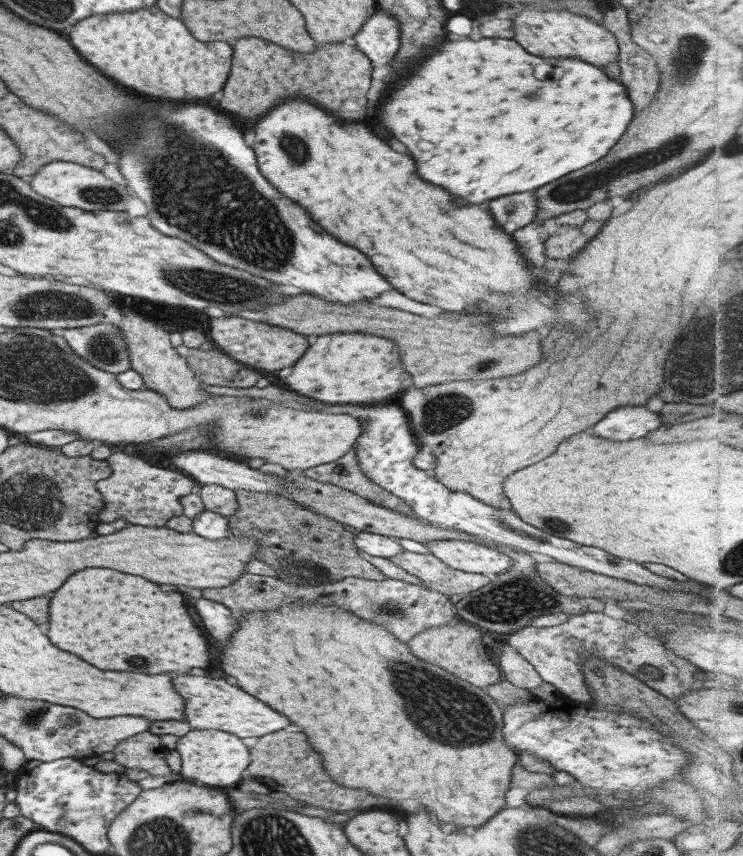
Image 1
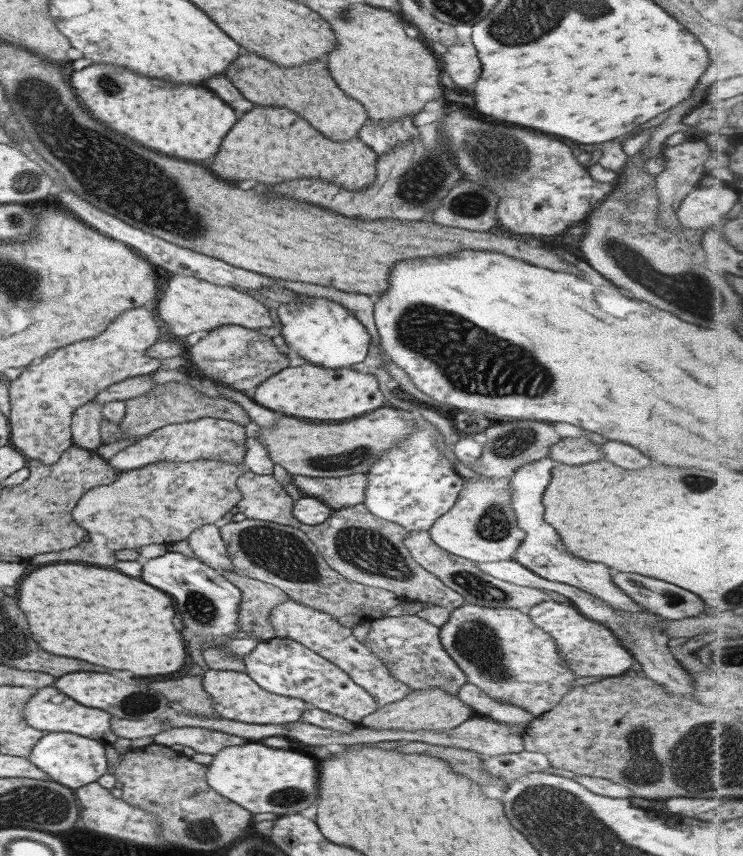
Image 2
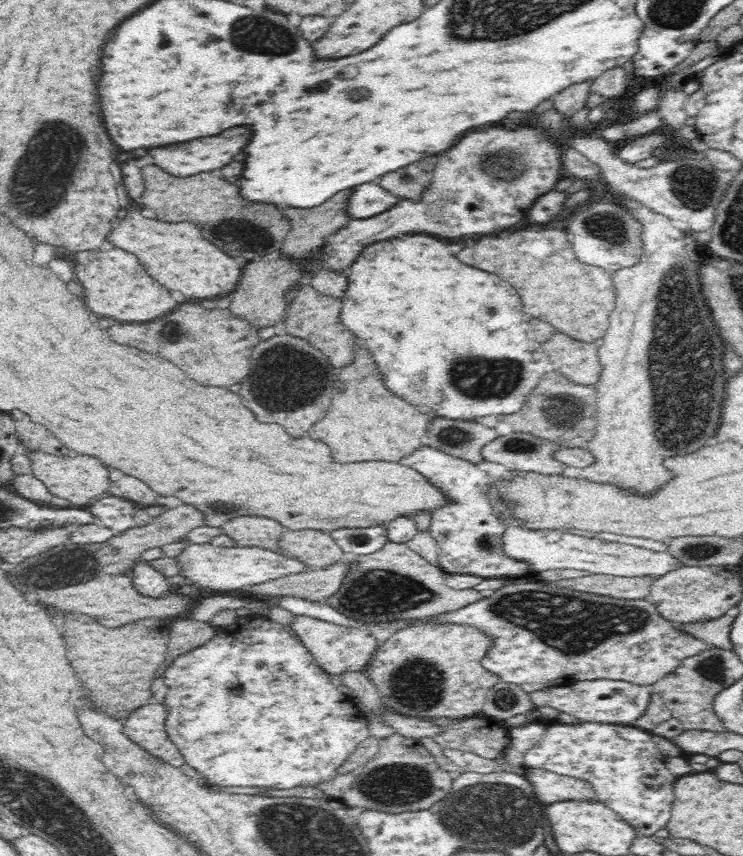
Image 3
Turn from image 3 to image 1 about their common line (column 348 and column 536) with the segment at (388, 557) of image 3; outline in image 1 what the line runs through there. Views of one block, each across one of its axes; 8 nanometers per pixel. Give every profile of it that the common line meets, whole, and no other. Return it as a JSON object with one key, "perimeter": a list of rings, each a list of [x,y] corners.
{"perimeter":[[[489,544],[489,547],[495,550],[499,550],[503,554],[506,554],[511,560],[511,566],[502,573],[499,573],[494,579],[489,580],[482,574],[471,574],[468,572],[461,572],[454,568],[449,568],[446,564],[443,564],[440,560],[437,560],[431,554],[413,553],[411,551],[405,551],[404,549],[390,559],[379,558],[379,556],[371,556],[366,552],[361,552],[357,549],[357,555],[363,560],[372,564],[377,570],[380,570],[387,578],[395,580],[402,580],[409,584],[416,584],[423,586],[425,589],[433,590],[441,594],[453,596],[453,594],[461,595],[461,599],[454,604],[456,613],[466,620],[467,624],[474,625],[475,627],[481,627],[485,631],[490,633],[502,634],[504,636],[510,635],[512,632],[528,626],[530,620],[537,618],[537,616],[543,616],[546,612],[549,614],[563,613],[566,615],[583,614],[590,612],[602,612],[604,599],[596,597],[568,597],[558,592],[555,592],[545,581],[537,574],[536,562],[528,553],[519,551],[516,548],[505,548],[501,544]]]}

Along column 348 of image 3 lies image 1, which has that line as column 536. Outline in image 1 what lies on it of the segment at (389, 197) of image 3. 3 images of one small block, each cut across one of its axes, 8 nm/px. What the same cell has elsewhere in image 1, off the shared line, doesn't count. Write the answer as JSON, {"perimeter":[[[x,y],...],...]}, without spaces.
{"perimeter":[[[519,192],[509,196],[499,196],[489,200],[489,214],[503,228],[503,232],[511,235],[535,219],[537,214],[536,198],[533,192]]]}

